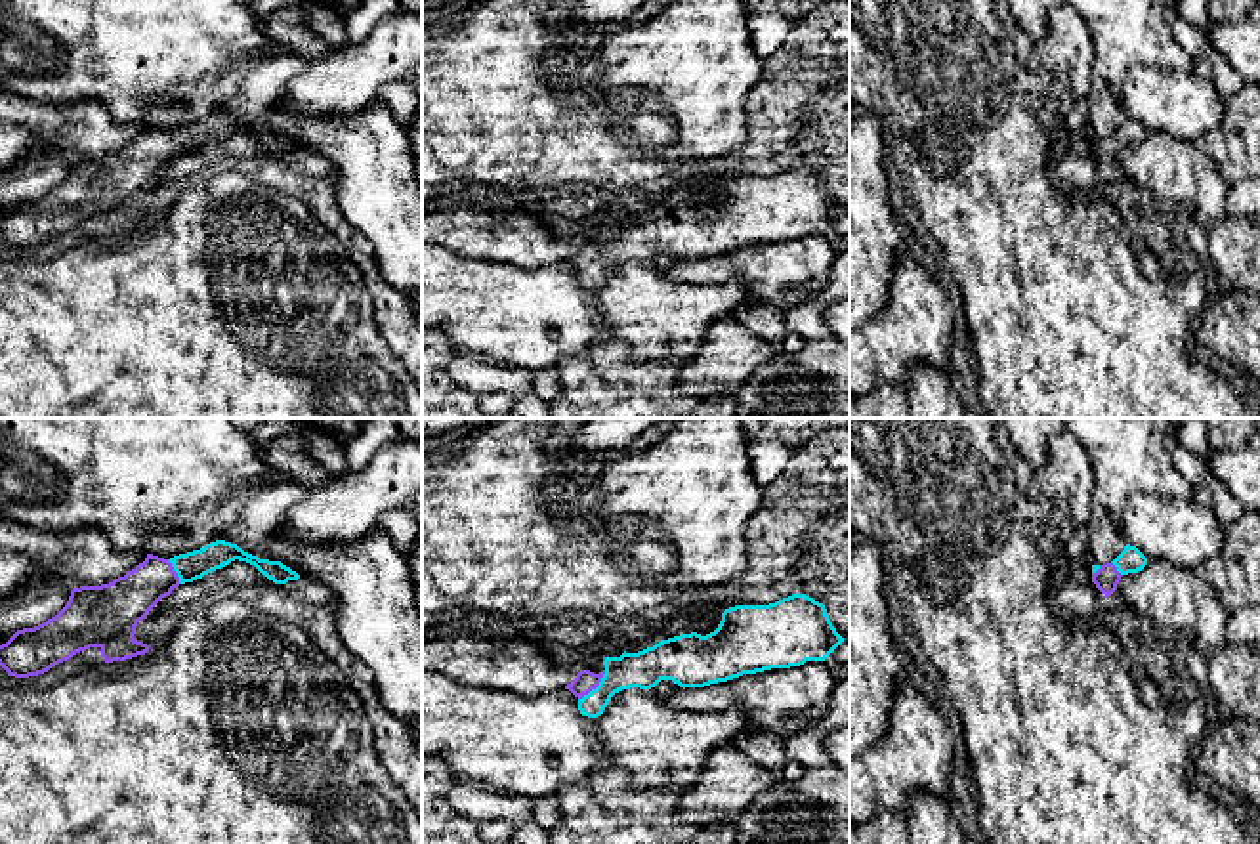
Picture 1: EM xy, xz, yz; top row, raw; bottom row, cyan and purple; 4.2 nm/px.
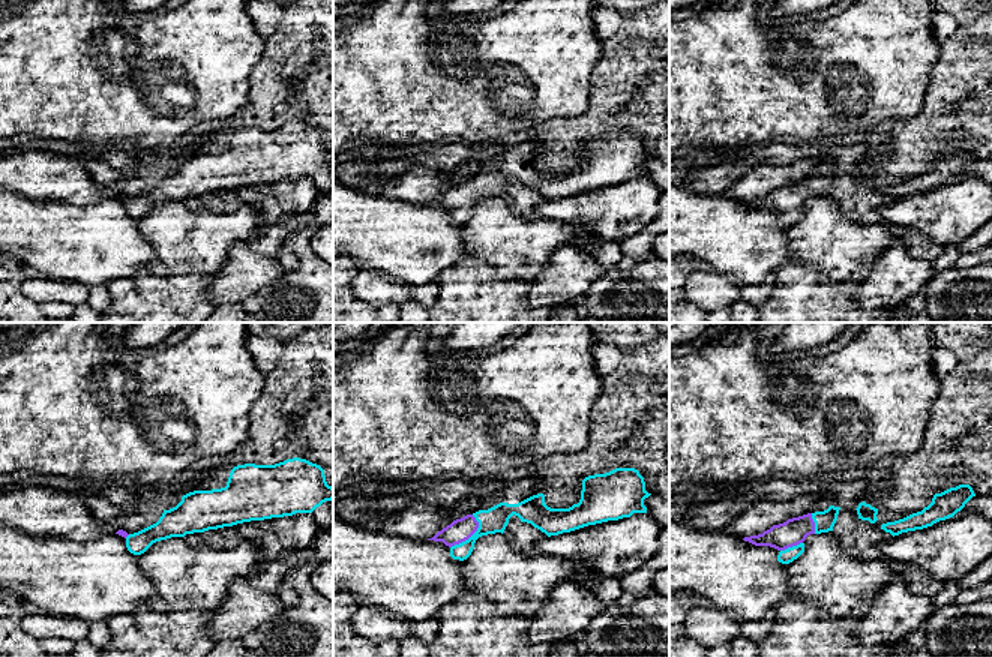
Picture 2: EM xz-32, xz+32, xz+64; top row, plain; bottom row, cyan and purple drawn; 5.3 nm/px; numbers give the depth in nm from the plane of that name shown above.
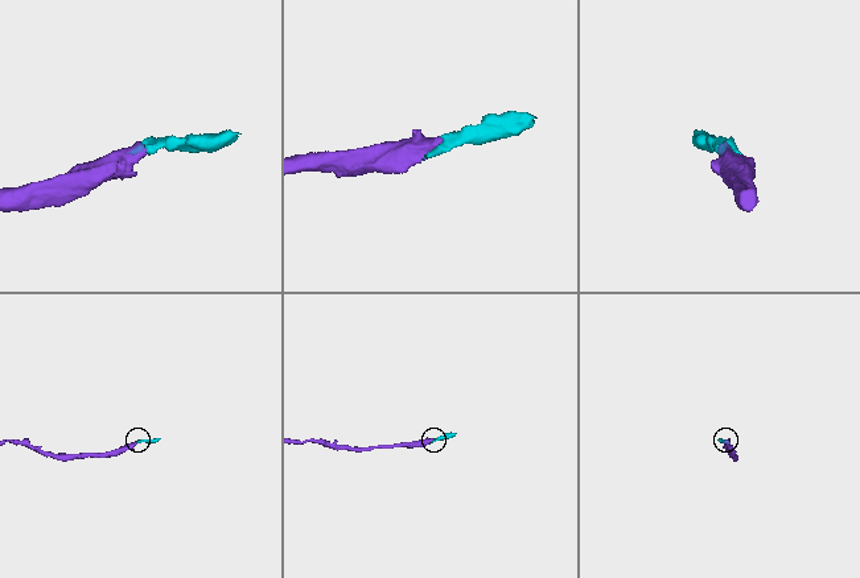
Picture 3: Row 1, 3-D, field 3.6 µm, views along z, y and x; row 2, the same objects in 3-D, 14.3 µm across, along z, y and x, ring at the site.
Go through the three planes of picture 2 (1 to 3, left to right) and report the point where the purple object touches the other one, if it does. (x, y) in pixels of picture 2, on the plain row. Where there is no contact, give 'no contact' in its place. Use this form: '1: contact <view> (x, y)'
1: contact xz-32 (128, 200)
2: contact xz+32 (471, 200)
3: contact xz+64 (793, 210)

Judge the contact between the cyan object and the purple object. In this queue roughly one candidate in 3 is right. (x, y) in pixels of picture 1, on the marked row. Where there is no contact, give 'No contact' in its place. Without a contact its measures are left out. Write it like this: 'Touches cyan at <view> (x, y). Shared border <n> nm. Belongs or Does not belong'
Touches cyan at xz (596, 688). Shared border 170 nm. Belongs

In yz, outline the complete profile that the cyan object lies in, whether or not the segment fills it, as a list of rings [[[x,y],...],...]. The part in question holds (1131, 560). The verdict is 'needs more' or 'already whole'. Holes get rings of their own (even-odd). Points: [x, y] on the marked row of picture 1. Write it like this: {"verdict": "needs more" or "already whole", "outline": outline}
{"verdict": "needs more", "outline": [[[1126,544],[1111,563],[1092,565],[1092,582],[1109,600],[1123,575],[1138,573],[1145,565],[1147,558],[1136,546]]]}

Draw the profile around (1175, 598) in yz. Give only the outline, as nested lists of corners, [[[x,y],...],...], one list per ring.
[[[1147,559],[1142,571],[1121,577],[1117,592],[1117,601],[1149,619],[1161,634],[1191,630],[1205,655],[1226,642],[1229,613],[1199,571]]]

